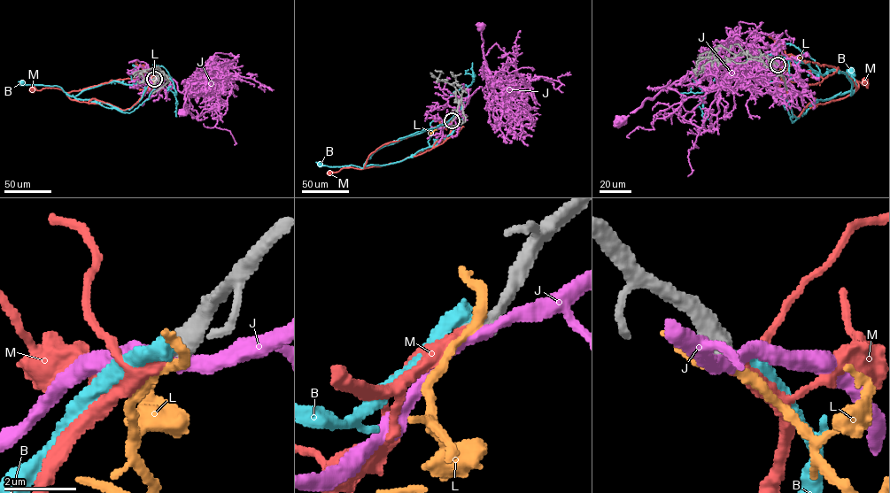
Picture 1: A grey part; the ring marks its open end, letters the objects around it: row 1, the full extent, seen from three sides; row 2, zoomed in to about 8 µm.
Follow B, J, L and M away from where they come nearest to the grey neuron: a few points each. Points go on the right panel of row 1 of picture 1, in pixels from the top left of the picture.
B: (777, 65), (781, 69), (787, 103), (796, 118), (816, 100), (831, 99), (854, 90), (856, 88), (851, 71)
J: (777, 65), (741, 63), (731, 71), (723, 88), (722, 68), (689, 73), (618, 121)
L: (777, 65), (784, 72), (789, 66), (790, 57), (797, 57)
M: (777, 65), (795, 117), (815, 98), (816, 104), (846, 97), (858, 88), (855, 80), (863, 84), (866, 80)

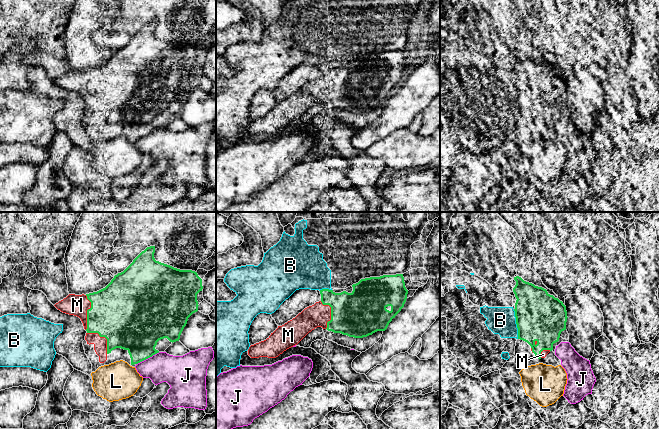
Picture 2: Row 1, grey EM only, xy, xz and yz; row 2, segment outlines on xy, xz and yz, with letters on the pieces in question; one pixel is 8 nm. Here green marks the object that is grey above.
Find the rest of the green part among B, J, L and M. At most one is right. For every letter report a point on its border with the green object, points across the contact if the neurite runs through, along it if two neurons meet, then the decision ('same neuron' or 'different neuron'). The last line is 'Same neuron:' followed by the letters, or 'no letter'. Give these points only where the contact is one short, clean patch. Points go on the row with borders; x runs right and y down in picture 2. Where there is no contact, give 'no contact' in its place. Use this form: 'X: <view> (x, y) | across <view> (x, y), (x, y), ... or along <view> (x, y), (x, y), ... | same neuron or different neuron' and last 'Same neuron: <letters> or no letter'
B: yz (516, 323) | different neuron
J: xy (147, 358) | different neuron
L: no contact | different neuron
M: xy (87, 312) | same neuron
Same neuron: M

